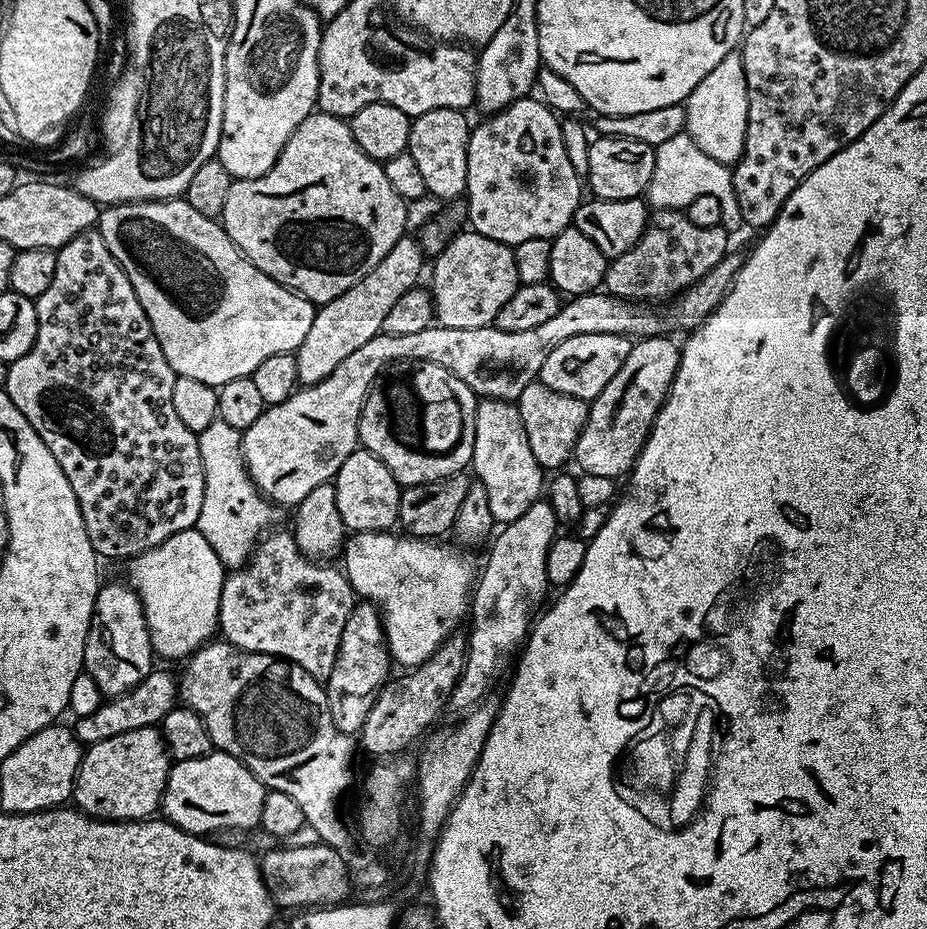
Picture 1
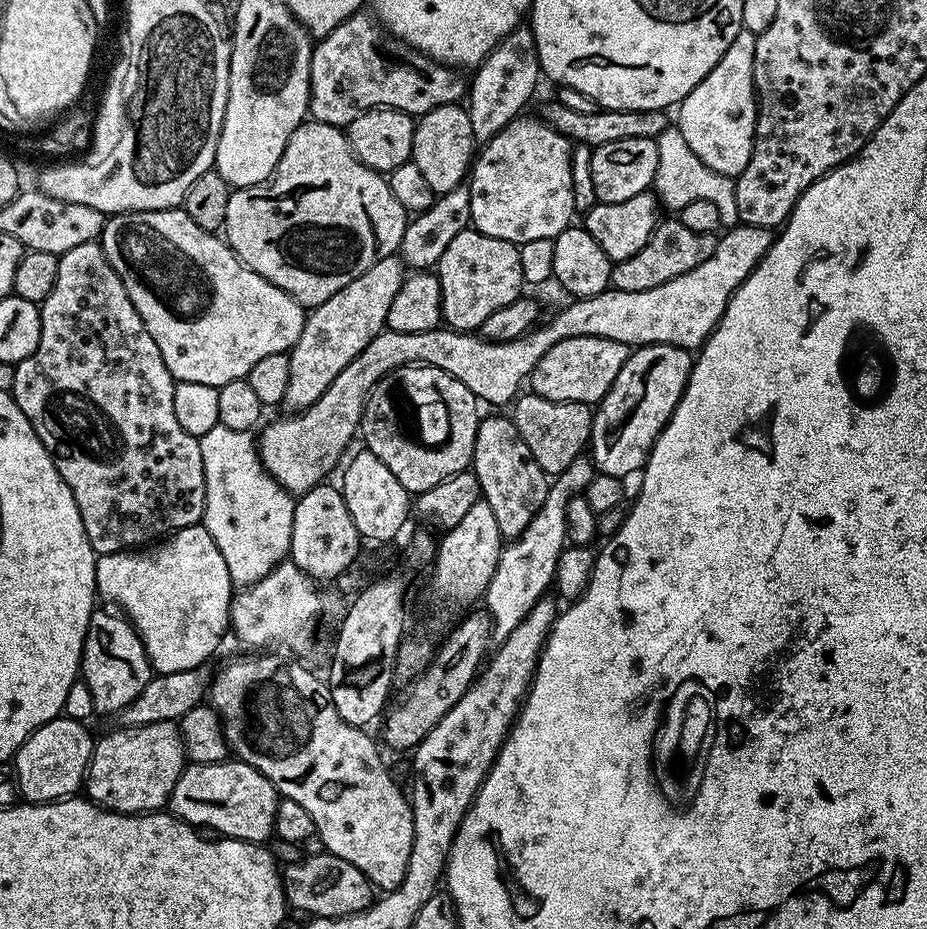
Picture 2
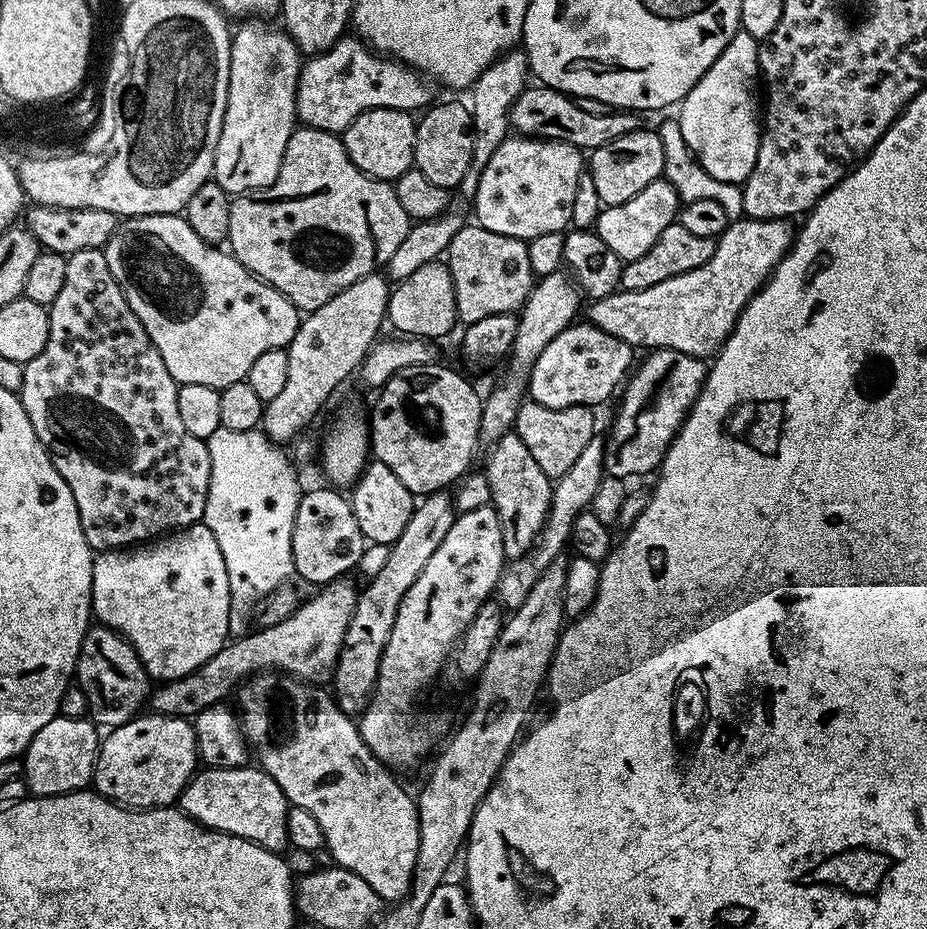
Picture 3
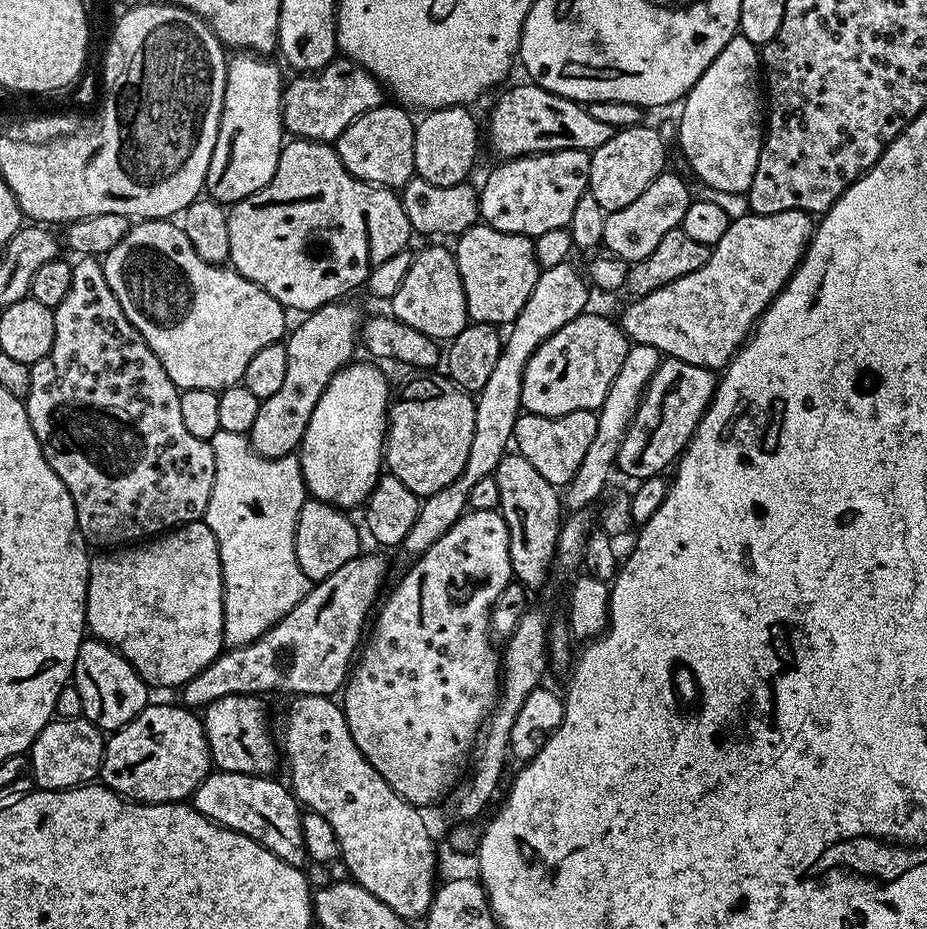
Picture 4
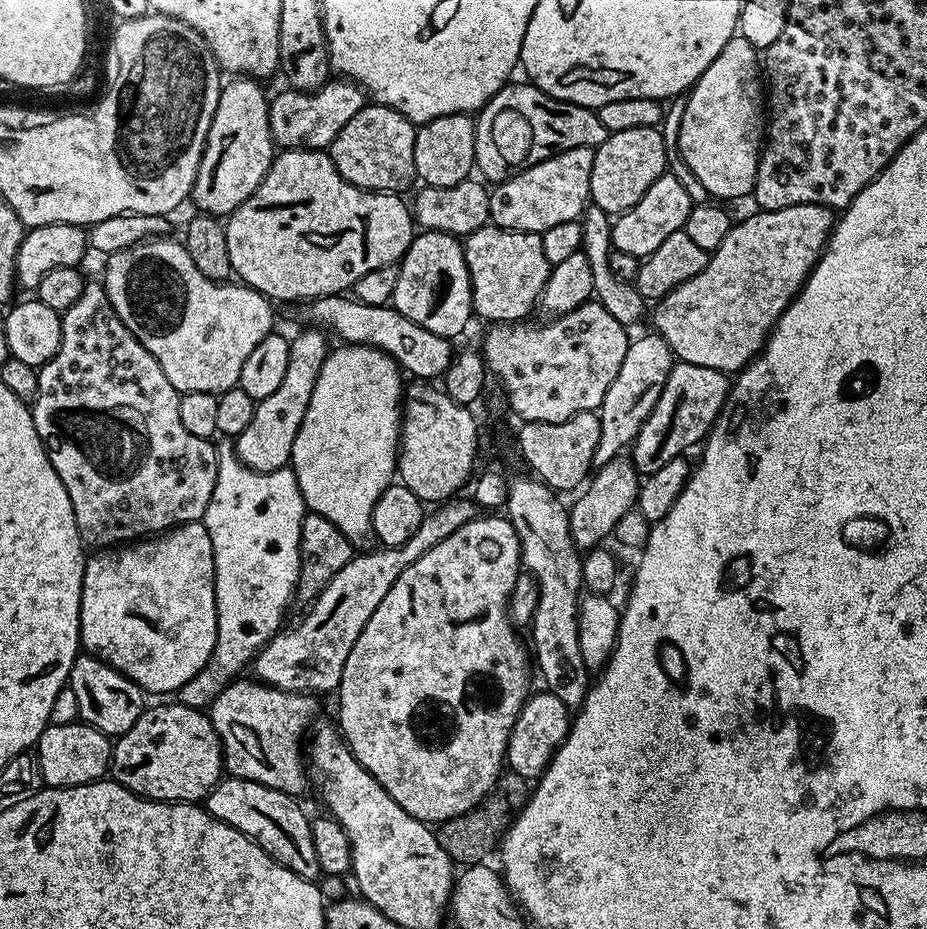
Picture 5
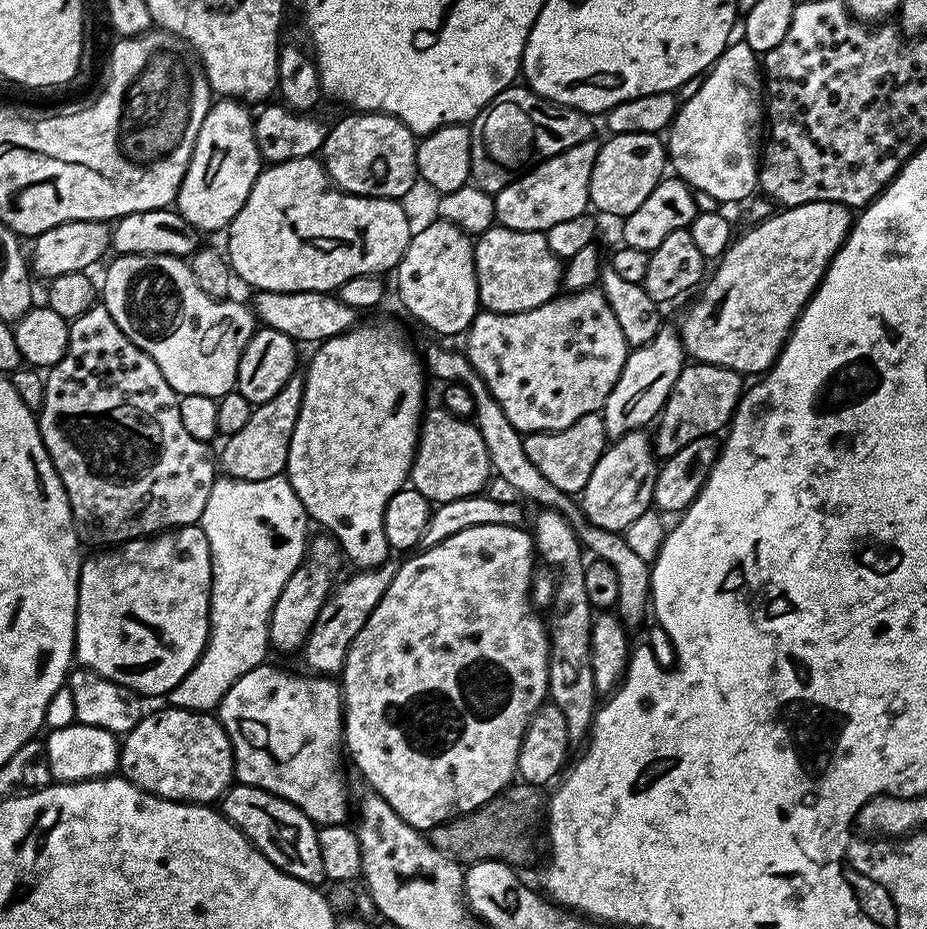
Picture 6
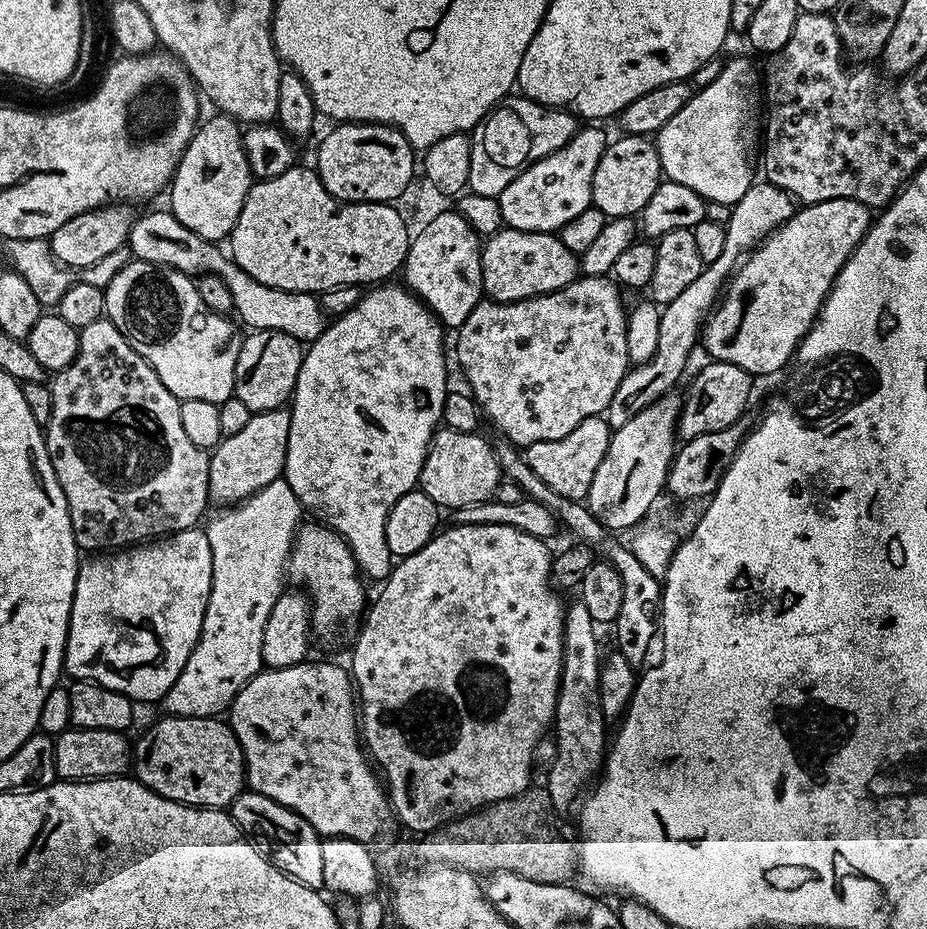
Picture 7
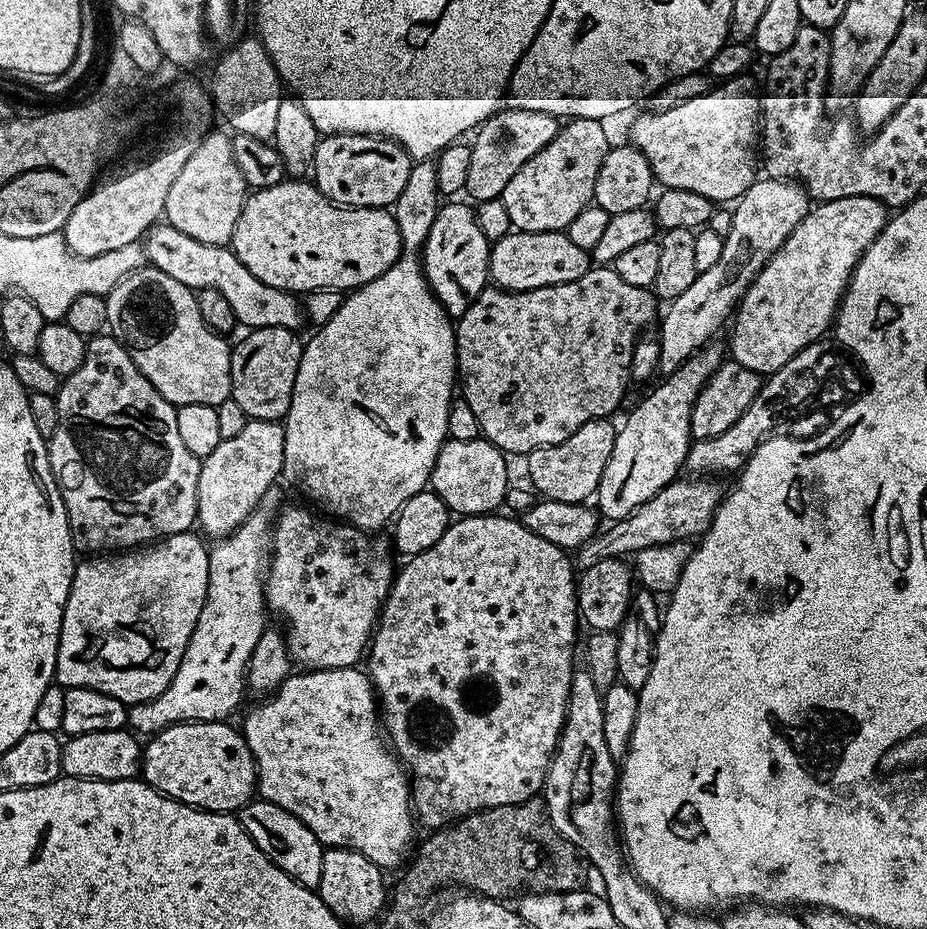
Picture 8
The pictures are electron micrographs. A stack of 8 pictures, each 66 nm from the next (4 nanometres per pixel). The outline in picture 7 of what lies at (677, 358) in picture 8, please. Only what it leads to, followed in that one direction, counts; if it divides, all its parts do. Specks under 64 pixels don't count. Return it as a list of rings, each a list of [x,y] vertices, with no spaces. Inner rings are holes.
[[[753,182],[750,190],[746,190],[746,194],[738,198],[731,209],[722,258],[714,258],[714,262],[704,265],[702,274],[698,274],[696,281],[679,298],[663,305],[658,322],[658,348],[646,362],[629,367],[622,382],[618,382],[618,390],[614,390],[614,398],[610,398],[606,413],[609,428],[621,428],[626,422],[630,422],[630,418],[634,418],[634,414],[638,414],[638,410],[646,410],[650,402],[677,387],[676,383],[688,364],[688,355],[698,348],[704,322],[709,312],[716,307],[732,273],[753,248],[757,248],[774,229],[782,227],[792,217],[794,201],[786,190],[778,186],[767,182]]]

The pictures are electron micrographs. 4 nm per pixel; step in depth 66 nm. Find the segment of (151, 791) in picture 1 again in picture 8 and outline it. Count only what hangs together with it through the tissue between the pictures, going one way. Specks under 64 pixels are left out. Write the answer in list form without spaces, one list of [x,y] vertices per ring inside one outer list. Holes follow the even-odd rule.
[[[211,720],[210,722],[185,722],[162,728],[151,737],[149,744],[142,748],[142,779],[145,784],[157,788],[171,800],[181,800],[192,808],[202,808],[206,812],[239,813],[240,809],[253,799],[257,791],[256,760],[243,735],[231,728],[231,723]]]

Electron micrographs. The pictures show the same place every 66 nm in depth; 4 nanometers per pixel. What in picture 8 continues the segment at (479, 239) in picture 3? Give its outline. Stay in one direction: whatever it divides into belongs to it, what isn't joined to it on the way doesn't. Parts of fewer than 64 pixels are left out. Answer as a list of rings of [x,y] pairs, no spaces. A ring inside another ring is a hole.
[[[509,231],[491,245],[488,253],[488,274],[491,283],[507,292],[538,290],[542,286],[558,286],[582,278],[590,267],[590,253],[570,242],[567,231],[518,232]]]

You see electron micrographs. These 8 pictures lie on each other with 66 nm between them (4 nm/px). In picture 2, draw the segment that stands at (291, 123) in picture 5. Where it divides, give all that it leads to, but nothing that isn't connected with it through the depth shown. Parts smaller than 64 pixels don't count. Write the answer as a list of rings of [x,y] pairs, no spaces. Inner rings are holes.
[[[361,10],[346,18],[346,22],[334,26],[330,34],[315,41],[310,58],[308,116],[323,124],[342,129],[347,129],[348,124],[354,122],[354,118],[372,108],[397,108],[413,118],[419,118],[438,106],[460,104],[465,99],[466,80],[460,76],[463,75],[457,69],[447,64],[439,64],[418,49],[411,48],[409,44],[387,31],[375,15]]]

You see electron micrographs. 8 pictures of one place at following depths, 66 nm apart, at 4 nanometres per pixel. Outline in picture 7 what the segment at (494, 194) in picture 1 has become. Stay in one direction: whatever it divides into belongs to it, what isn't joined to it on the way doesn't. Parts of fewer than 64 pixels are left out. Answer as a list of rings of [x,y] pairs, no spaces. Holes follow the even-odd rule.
[[[600,126],[584,127],[577,130],[566,146],[534,162],[522,174],[518,174],[518,178],[514,178],[506,190],[502,190],[498,199],[501,218],[507,227],[527,232],[559,233],[570,218],[578,218],[582,210],[592,207],[594,170],[598,170],[598,162],[610,140],[604,137]]]

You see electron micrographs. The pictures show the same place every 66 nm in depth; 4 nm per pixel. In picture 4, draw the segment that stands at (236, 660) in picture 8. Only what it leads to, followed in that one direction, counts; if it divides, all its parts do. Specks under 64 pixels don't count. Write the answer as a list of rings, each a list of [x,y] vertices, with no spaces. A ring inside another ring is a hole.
[[[220,430],[212,436],[210,443],[214,450],[216,469],[214,470],[214,486],[210,494],[210,502],[202,519],[205,524],[210,526],[210,530],[214,530],[214,538],[218,542],[220,569],[222,570],[222,582],[224,583],[224,643],[229,649],[241,648],[250,642],[261,640],[283,616],[290,614],[290,610],[294,610],[294,606],[298,606],[298,602],[302,602],[308,593],[310,581],[299,568],[298,558],[295,557],[296,519],[306,499],[304,475],[302,474],[299,455],[283,456],[277,460],[259,456],[252,448],[252,441],[245,434],[230,434],[230,430]]]

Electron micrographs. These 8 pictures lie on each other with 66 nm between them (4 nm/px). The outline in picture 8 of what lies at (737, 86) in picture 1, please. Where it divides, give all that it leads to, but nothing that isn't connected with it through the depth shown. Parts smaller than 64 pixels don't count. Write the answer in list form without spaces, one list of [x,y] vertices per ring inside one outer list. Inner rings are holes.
[[[713,90],[704,97],[684,101],[665,112],[645,115],[633,122],[630,143],[646,154],[646,162],[650,162],[657,185],[690,190],[713,202],[735,202],[758,179],[758,133],[762,128],[762,104],[750,93]]]

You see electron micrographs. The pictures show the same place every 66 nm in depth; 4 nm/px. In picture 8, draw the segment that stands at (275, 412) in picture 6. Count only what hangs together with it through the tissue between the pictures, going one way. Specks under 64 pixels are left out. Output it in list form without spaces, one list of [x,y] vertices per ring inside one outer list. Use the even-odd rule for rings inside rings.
[[[249,420],[246,430],[237,434],[234,438],[221,440],[218,446],[214,446],[212,453],[207,458],[201,459],[200,473],[198,474],[198,510],[196,518],[198,528],[205,537],[223,538],[228,536],[251,512],[260,507],[264,499],[273,487],[277,479],[281,479],[284,471],[284,425],[274,420]],[[212,464],[248,464],[248,480],[240,480],[240,476],[232,468],[215,468]]]

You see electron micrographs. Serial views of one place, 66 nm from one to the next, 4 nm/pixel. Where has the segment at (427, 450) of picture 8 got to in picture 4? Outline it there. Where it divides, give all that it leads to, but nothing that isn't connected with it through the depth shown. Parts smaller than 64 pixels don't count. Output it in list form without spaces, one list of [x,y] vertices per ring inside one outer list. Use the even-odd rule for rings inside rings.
[[[350,362],[345,368],[340,368],[334,374],[334,378],[330,378],[330,382],[326,386],[326,390],[322,390],[322,398],[318,398],[318,406],[314,406],[314,414],[310,414],[310,422],[306,422],[306,434],[302,438],[298,455],[300,457],[300,465],[302,466],[302,474],[304,475],[304,487],[307,495],[314,500],[321,500],[324,503],[336,505],[339,509],[351,510],[350,508],[363,505],[366,494],[371,492],[372,485],[379,480],[382,472],[382,465],[384,464],[384,448],[382,445],[382,438],[388,435],[388,405],[390,403],[390,388],[388,392],[388,380],[383,376],[382,369],[376,369],[375,363],[372,364],[356,364],[357,362]]]

